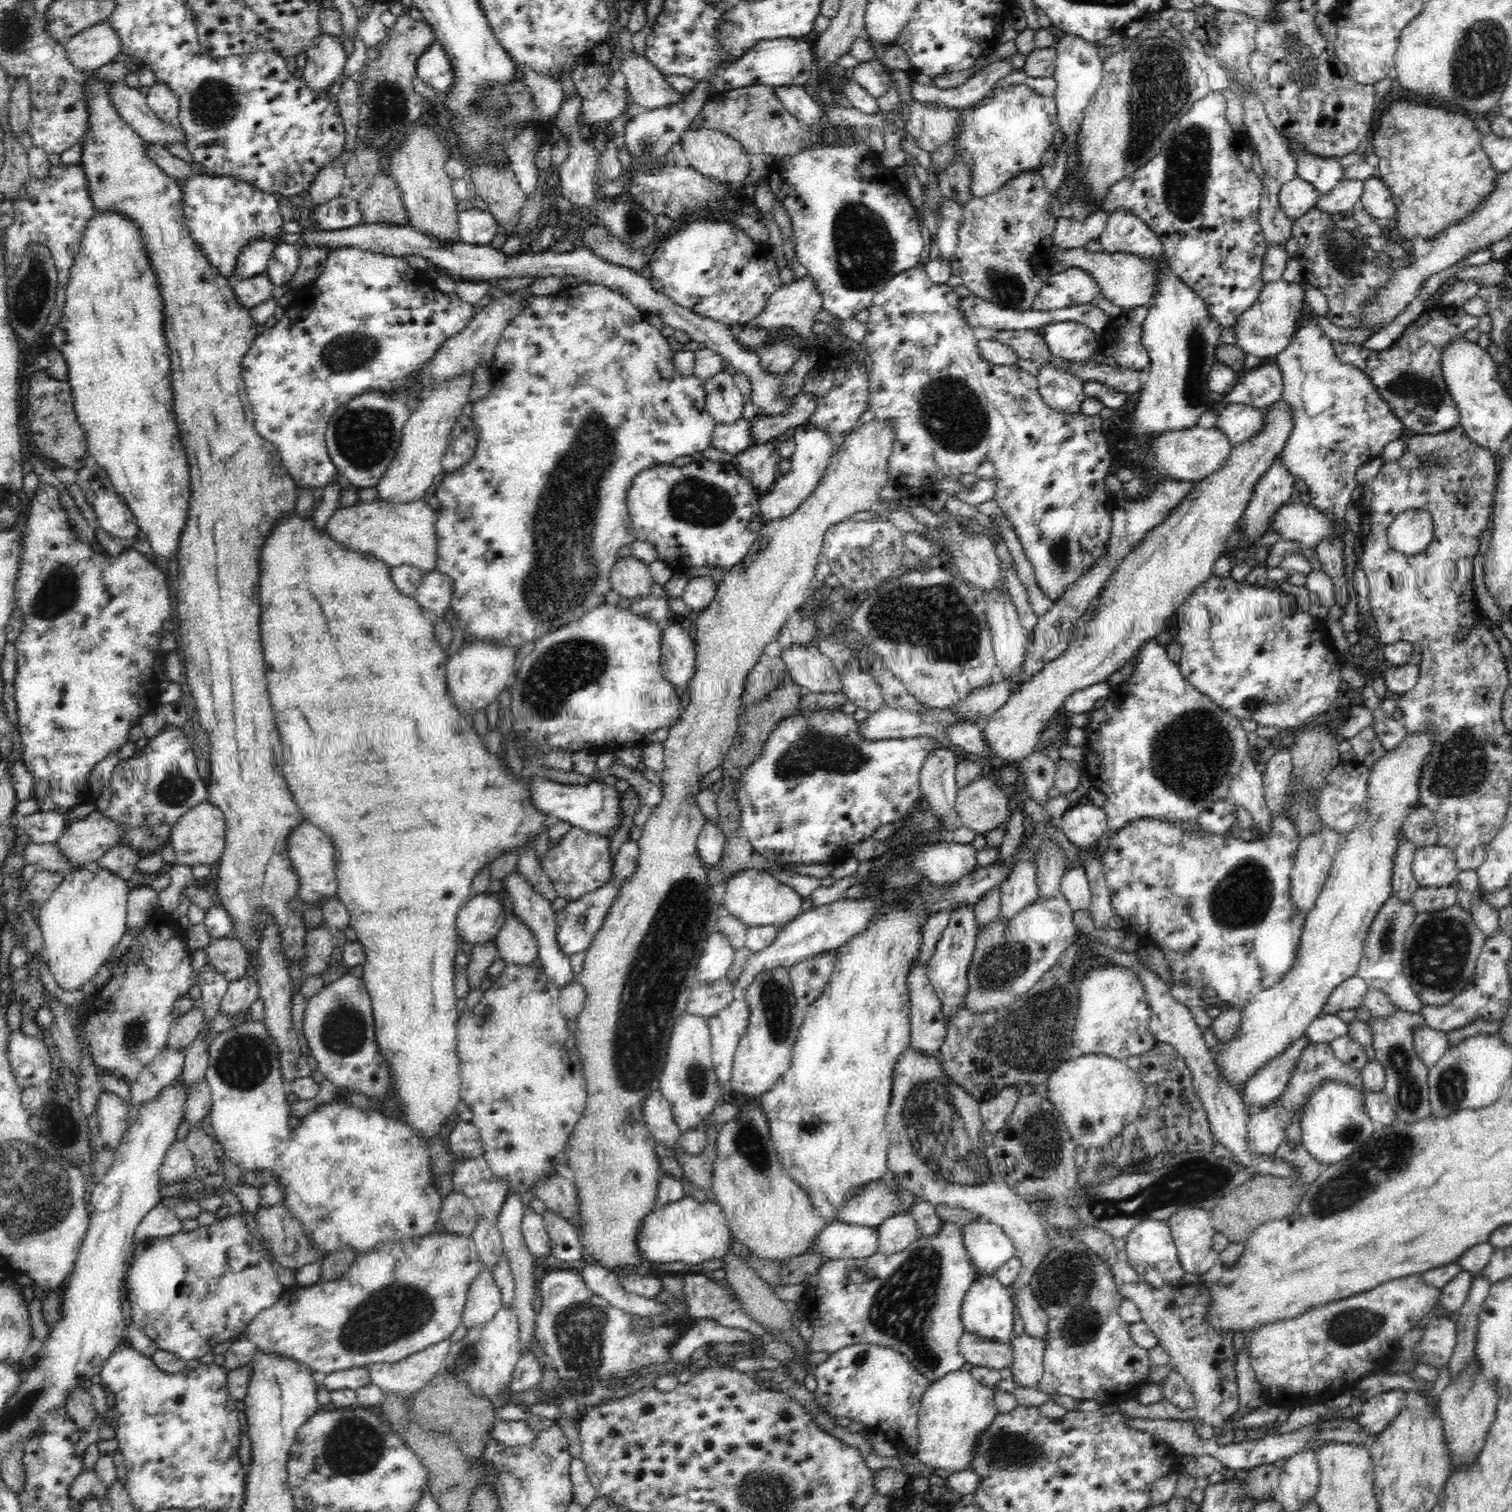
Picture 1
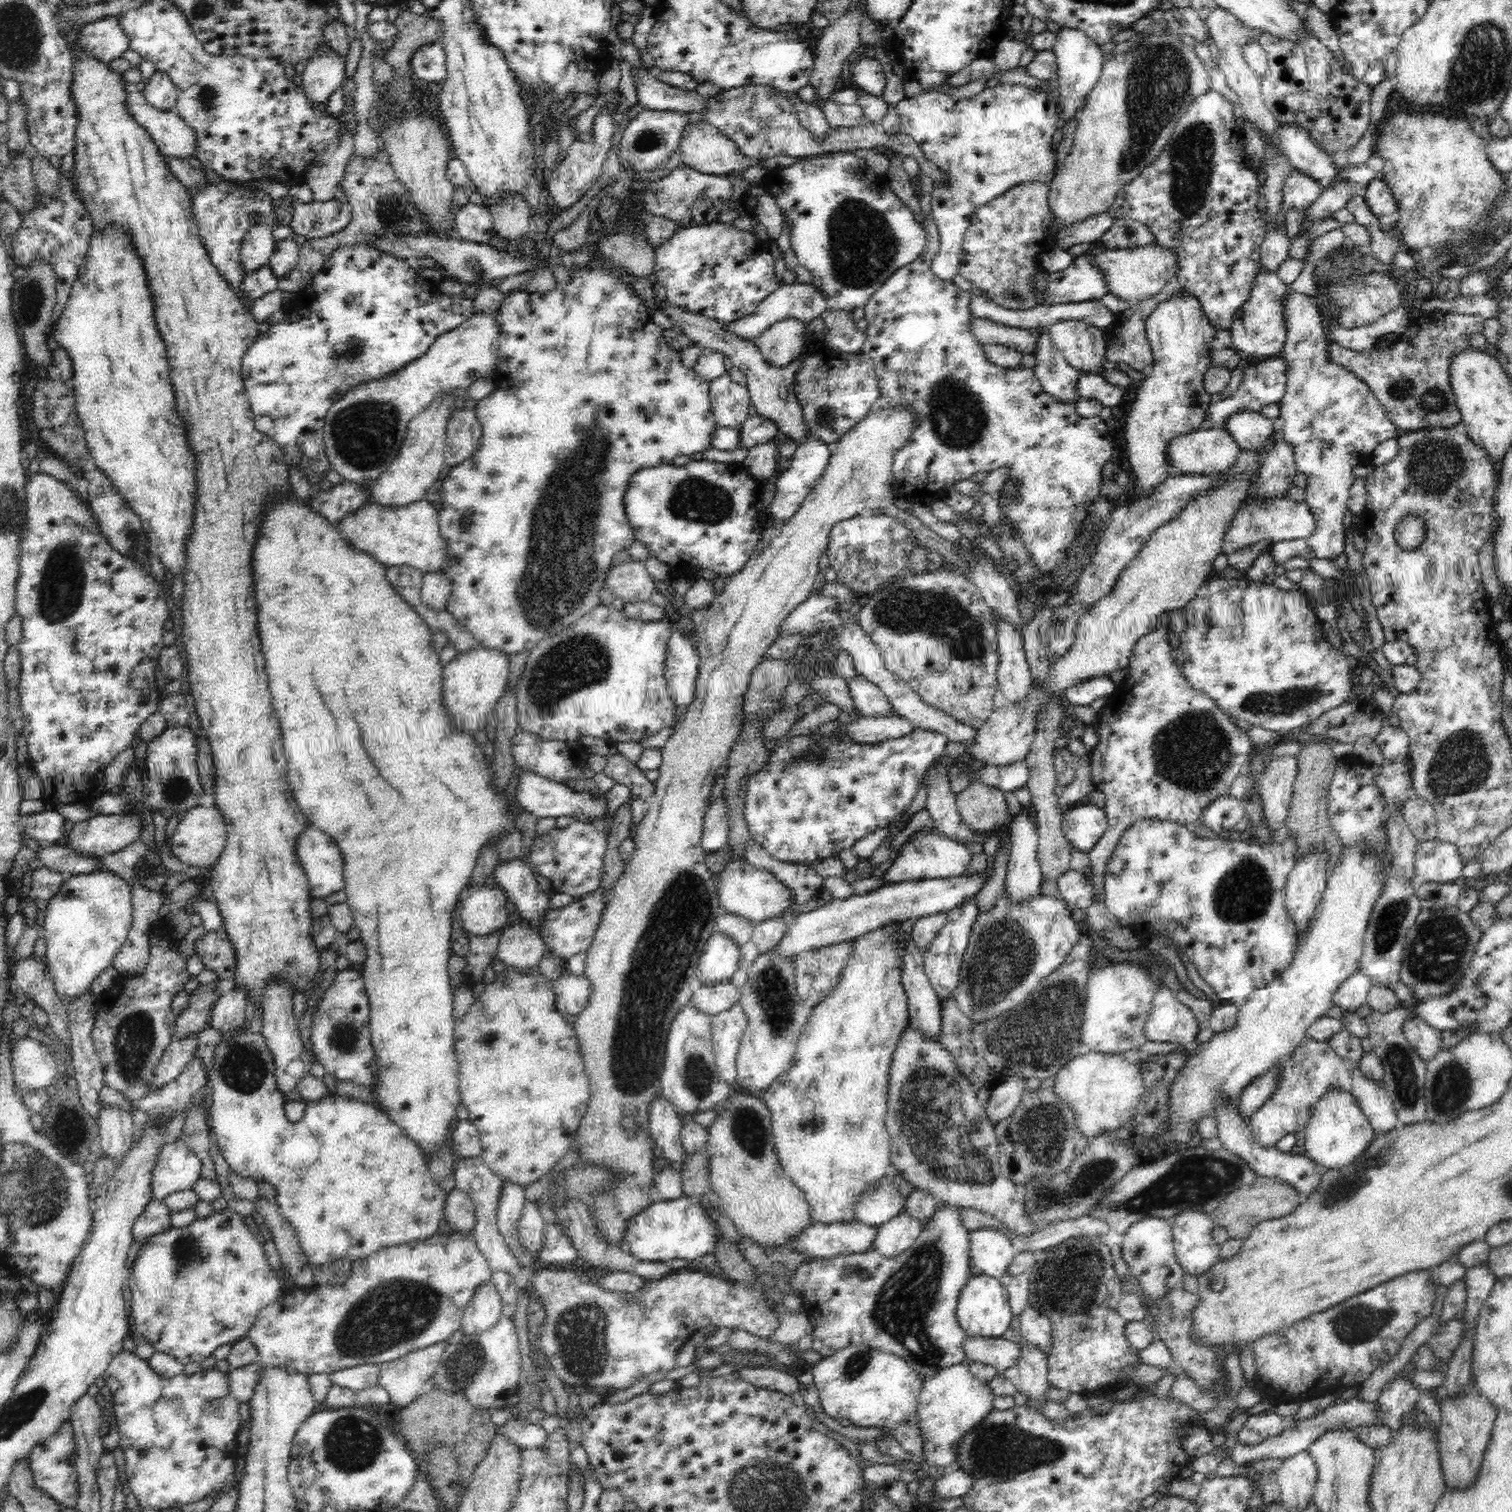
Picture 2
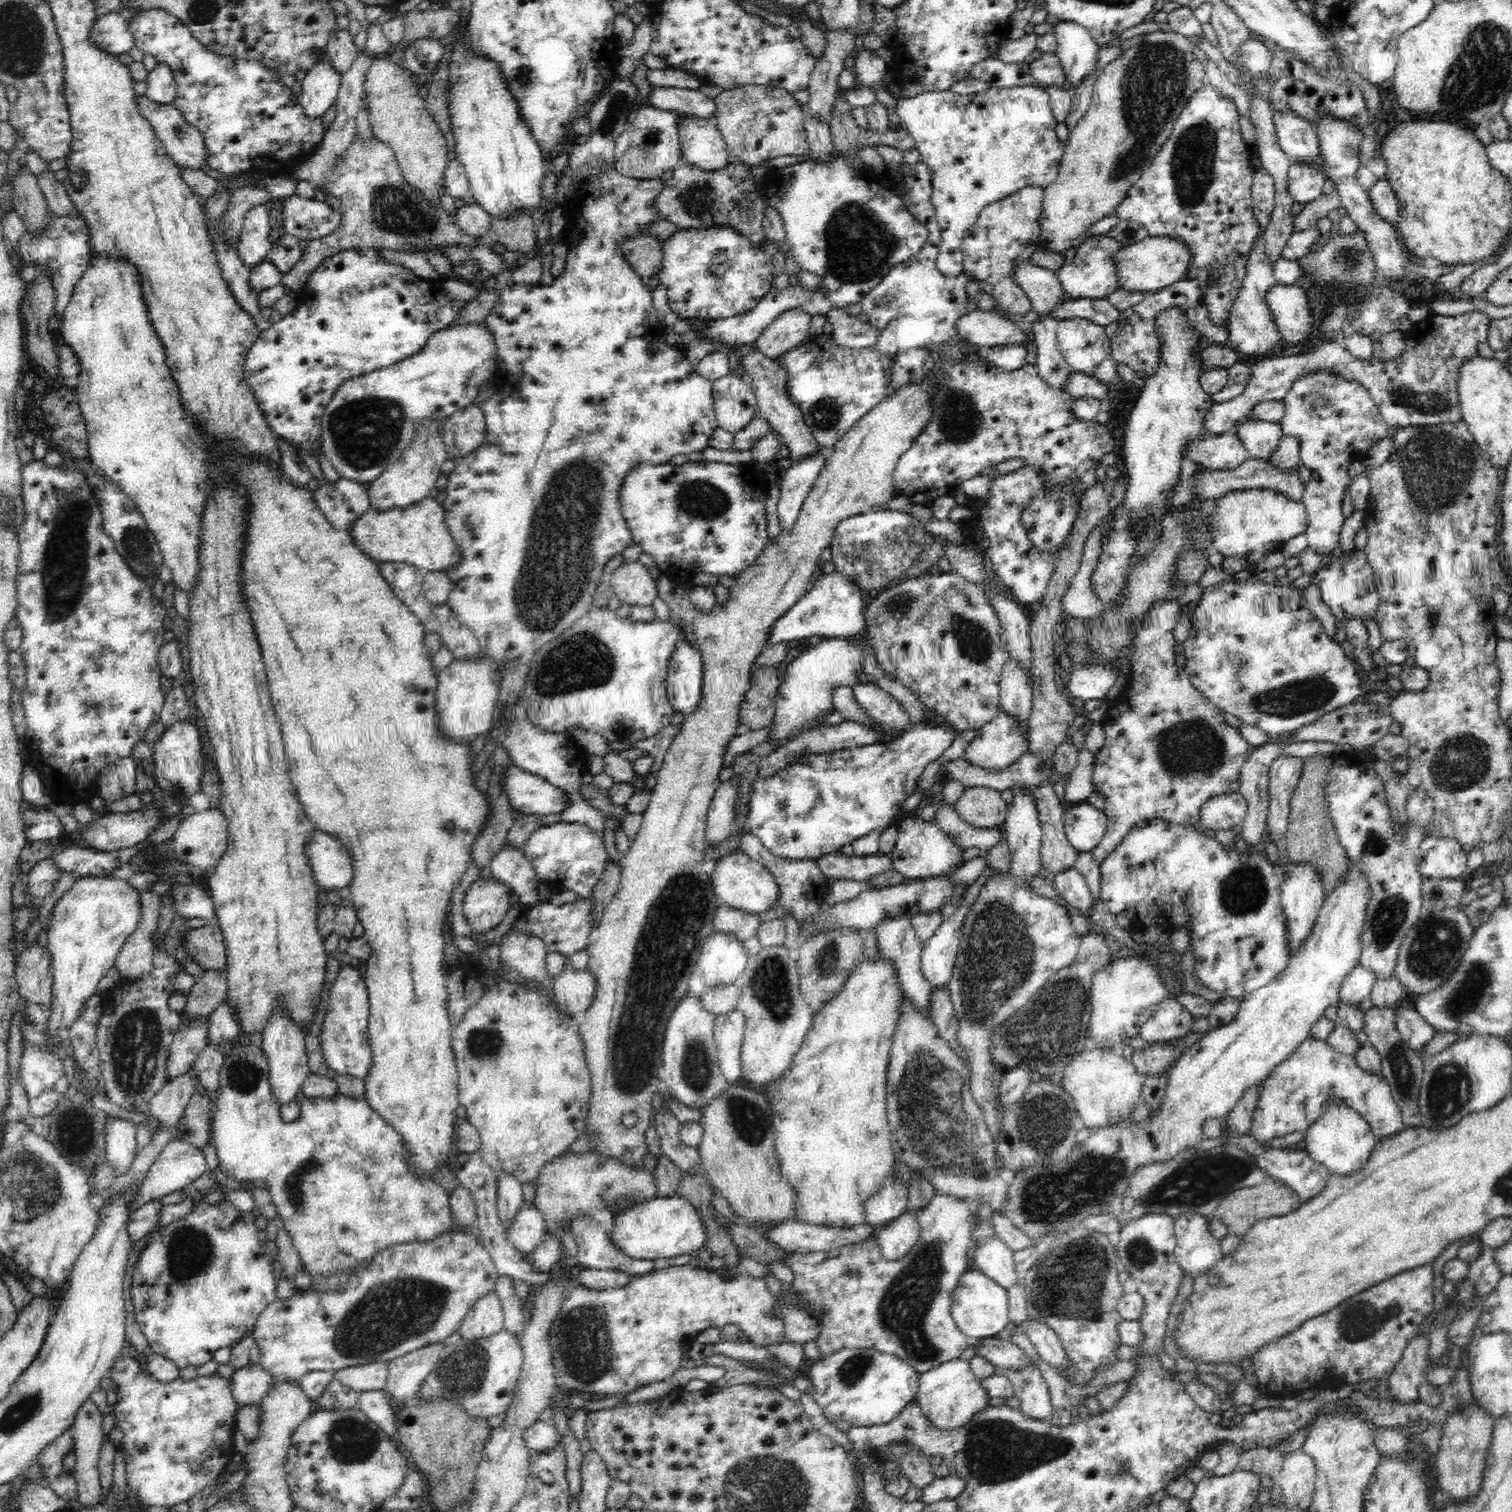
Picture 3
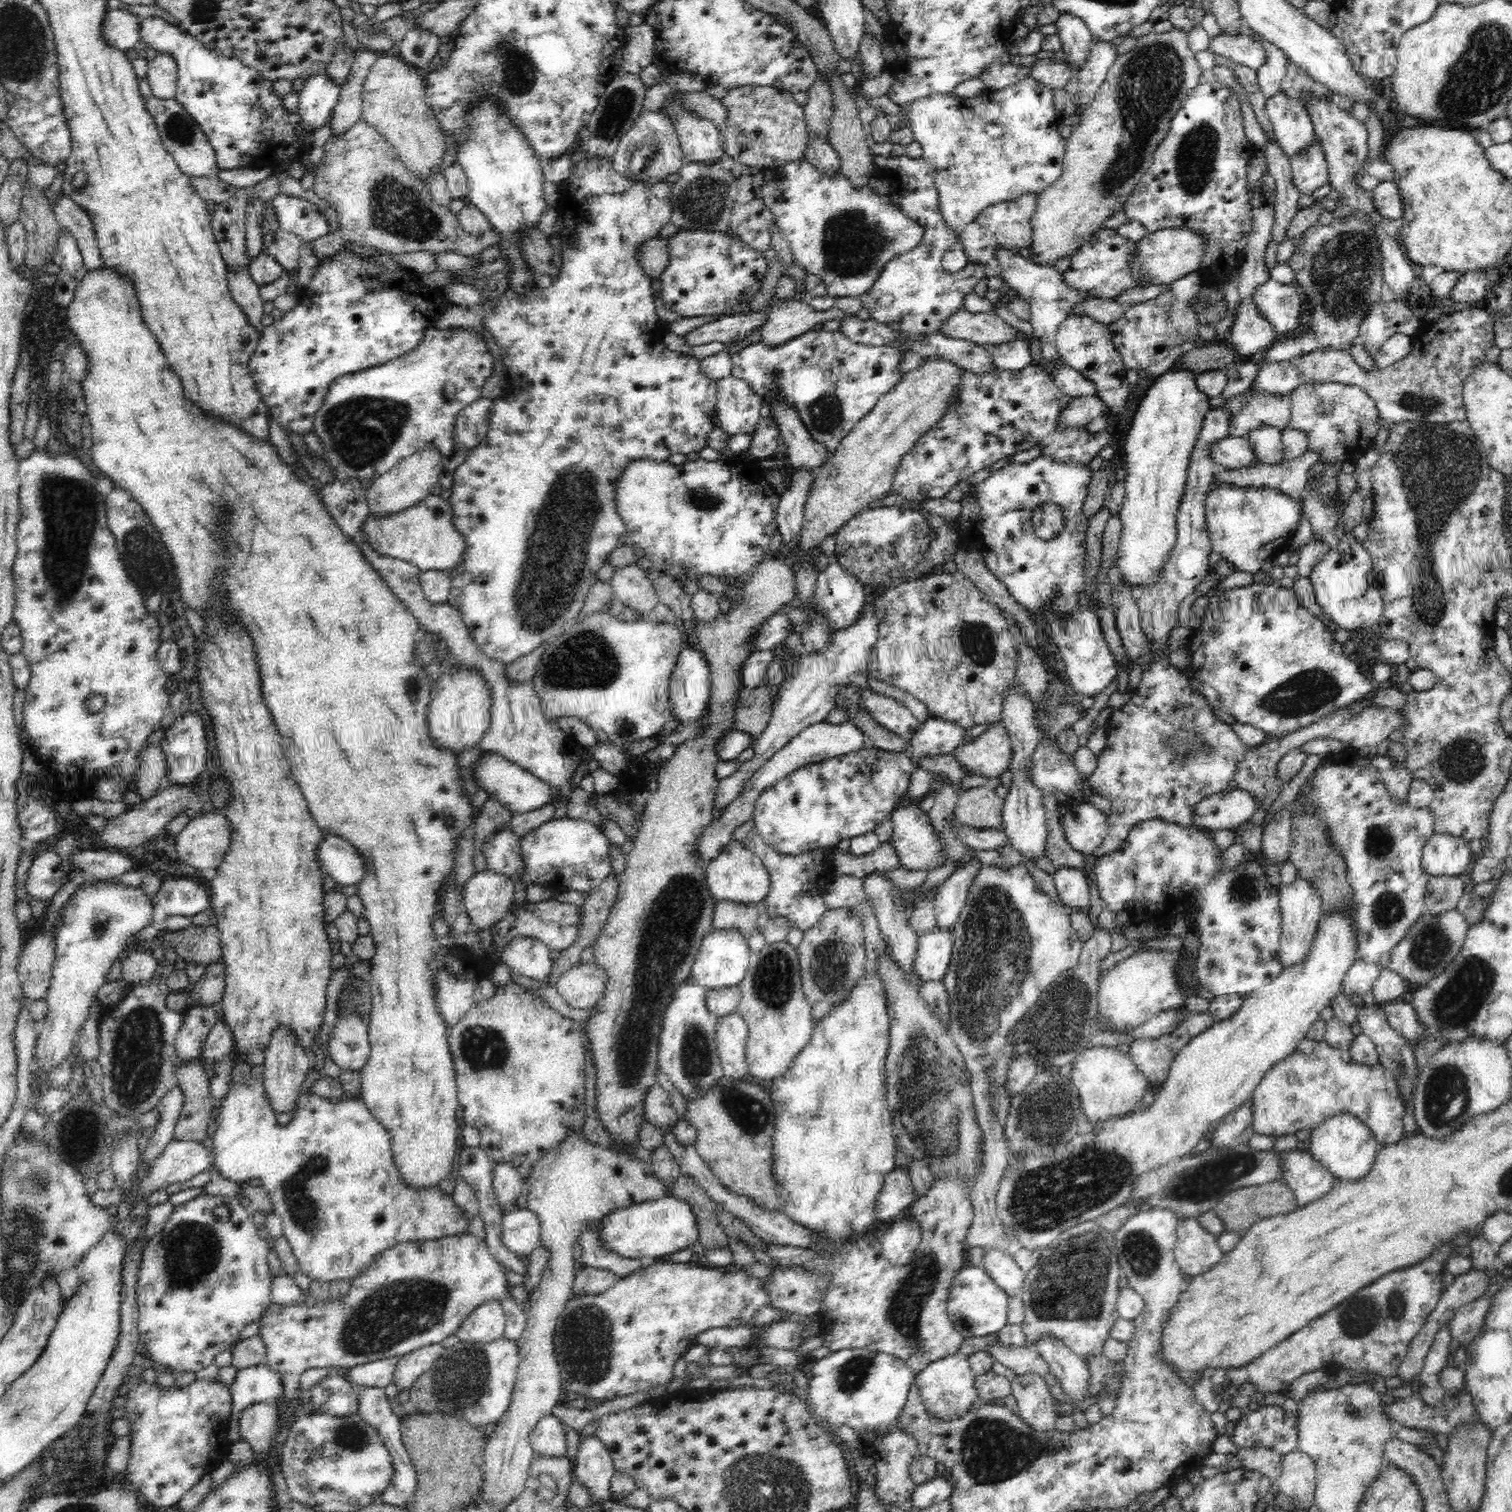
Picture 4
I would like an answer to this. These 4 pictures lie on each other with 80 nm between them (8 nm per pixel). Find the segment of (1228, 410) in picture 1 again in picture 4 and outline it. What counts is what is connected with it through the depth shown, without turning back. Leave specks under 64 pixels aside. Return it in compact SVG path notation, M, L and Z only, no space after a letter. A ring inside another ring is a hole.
M1260 426L1248 432L1246 439L1254 449L1259 462L1266 464L1282 464L1284 460L1284 445L1282 444L1282 430L1273 426Z

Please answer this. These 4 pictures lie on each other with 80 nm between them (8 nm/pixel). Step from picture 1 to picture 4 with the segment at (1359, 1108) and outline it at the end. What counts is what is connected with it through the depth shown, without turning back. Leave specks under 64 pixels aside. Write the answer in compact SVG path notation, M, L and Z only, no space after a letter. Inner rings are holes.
M1334 1114L1326 1118L1320 1127L1312 1129L1309 1139L1309 1152L1323 1167L1326 1167L1338 1180L1360 1180L1364 1178L1376 1158L1379 1145L1375 1135L1361 1120L1351 1114Z

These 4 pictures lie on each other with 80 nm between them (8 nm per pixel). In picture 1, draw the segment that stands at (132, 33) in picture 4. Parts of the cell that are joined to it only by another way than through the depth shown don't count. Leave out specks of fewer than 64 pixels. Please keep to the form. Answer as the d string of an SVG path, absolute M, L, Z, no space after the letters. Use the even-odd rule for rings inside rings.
M108 21L81 30L64 46L70 63L79 71L93 71L113 62L120 52L120 40Z

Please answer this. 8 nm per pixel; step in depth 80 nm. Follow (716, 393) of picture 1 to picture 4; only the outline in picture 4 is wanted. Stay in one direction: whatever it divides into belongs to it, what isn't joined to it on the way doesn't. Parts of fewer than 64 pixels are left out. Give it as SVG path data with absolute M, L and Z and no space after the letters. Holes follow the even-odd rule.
M730 375L717 381L715 412L719 426L730 435L755 432L762 403L744 379Z

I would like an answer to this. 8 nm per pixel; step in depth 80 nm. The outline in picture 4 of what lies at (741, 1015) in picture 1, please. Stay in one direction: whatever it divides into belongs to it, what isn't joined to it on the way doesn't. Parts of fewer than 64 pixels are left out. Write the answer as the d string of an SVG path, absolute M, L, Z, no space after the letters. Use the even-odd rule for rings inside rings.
M737 1012L717 1018L716 1042L724 1077L732 1080L748 1079L746 1038L748 1027Z

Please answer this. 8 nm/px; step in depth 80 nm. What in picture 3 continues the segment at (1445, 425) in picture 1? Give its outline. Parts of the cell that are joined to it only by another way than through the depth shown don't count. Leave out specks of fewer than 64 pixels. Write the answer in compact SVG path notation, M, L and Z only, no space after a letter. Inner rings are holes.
M1476 310L1458 316L1430 314L1404 333L1406 346L1394 360L1376 360L1373 356L1370 360L1358 360L1340 341L1322 343L1305 353L1262 357L1250 368L1250 380L1242 394L1228 402L1211 404L1203 424L1205 435L1232 431L1234 424L1245 418L1258 403L1283 400L1294 380L1310 372L1329 372L1358 382L1374 399L1382 418L1394 429L1457 423L1463 419L1458 401L1460 366L1470 356L1478 356L1478 344L1486 344L1491 320Z

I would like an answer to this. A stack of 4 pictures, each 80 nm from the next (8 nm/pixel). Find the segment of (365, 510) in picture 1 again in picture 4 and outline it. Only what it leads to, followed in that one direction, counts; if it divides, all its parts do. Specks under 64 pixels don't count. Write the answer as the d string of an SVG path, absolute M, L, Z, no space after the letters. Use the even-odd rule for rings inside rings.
M430 495L406 510L366 518L362 531L366 533L368 545L380 555L400 559L413 564L421 571L444 571L450 573L461 562L466 541L454 527L454 507L449 499Z

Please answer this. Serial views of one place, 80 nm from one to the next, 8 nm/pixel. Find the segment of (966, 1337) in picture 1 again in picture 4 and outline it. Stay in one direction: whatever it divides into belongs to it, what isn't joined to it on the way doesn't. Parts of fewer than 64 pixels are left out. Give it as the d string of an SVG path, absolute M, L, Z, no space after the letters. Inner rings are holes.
M997 1343L986 1348L992 1360L1012 1369L1017 1375L1038 1374L1042 1377L1050 1373L1048 1361L1035 1348L1020 1348Z

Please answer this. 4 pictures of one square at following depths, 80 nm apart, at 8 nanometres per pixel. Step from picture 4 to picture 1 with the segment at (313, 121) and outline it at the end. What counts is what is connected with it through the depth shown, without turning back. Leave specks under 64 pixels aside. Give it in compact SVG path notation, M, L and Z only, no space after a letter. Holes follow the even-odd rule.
M318 34L307 50L303 81L314 92L328 92L328 89L344 70L348 52L342 47L342 40L327 34Z

